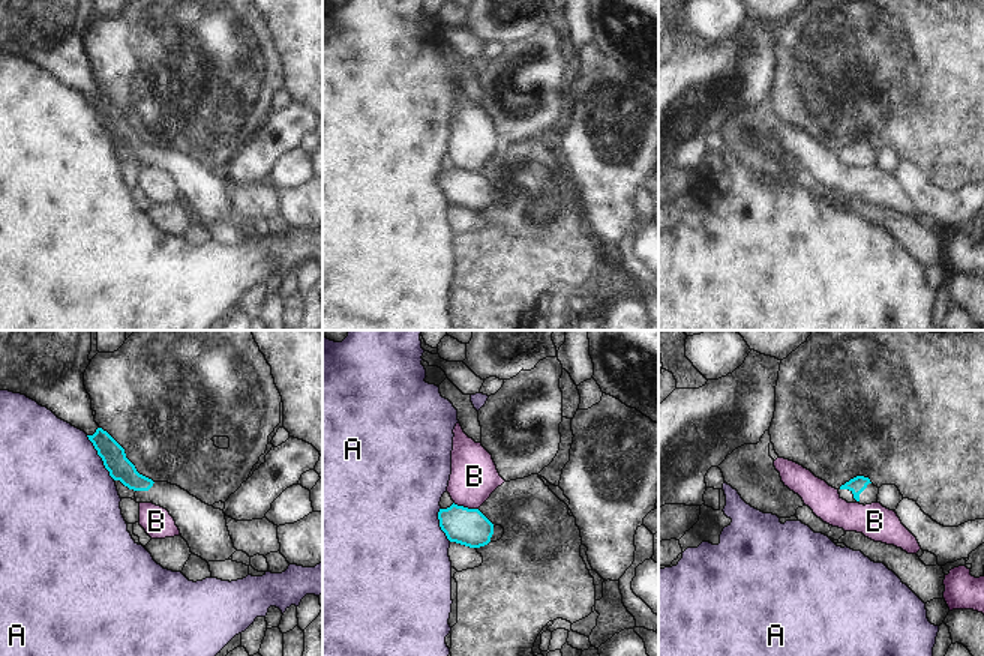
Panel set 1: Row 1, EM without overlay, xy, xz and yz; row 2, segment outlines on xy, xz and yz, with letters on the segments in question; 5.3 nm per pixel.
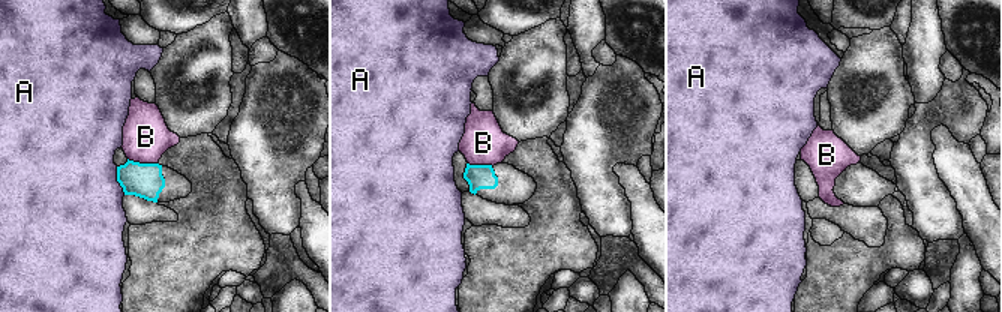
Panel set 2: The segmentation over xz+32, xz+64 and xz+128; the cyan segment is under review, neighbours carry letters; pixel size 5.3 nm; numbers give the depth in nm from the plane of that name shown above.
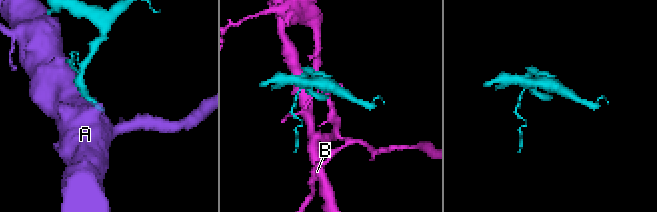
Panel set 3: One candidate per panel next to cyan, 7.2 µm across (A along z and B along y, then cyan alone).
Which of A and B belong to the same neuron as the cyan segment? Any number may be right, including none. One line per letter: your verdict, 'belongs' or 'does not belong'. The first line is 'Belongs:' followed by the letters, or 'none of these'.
Belongs: none of these
A: does not belong
B: does not belong

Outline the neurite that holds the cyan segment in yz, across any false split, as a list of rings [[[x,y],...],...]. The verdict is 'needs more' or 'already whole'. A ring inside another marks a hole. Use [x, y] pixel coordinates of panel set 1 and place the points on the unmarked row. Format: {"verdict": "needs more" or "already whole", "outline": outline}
{"verdict": "needs more", "outline": [[[856,140],[840,150],[840,162],[848,167],[872,168],[878,167],[879,152],[868,141]]]}

